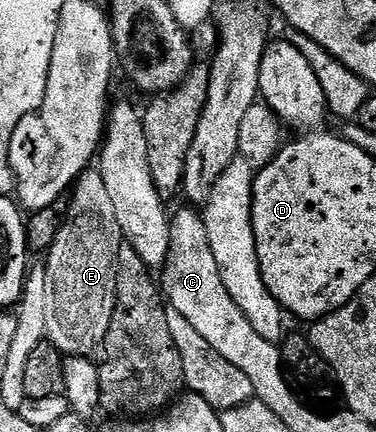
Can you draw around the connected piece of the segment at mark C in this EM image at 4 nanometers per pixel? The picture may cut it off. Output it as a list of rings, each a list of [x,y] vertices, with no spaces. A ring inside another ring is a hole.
[[[185,207],[176,214],[174,212],[170,221],[170,252],[161,269],[163,272],[160,273],[160,285],[165,299],[177,315],[192,322],[192,326],[203,335],[204,340],[212,346],[212,350],[216,350],[216,354],[220,354],[220,358],[228,358],[228,362],[232,362],[232,366],[240,366],[240,370],[244,370],[244,374],[248,374],[248,378],[252,378],[254,395],[264,402],[264,406],[274,404],[278,408],[278,384],[282,384],[286,380],[279,345],[268,342],[268,338],[260,338],[260,334],[256,334],[256,330],[252,330],[252,322],[248,322],[248,318],[244,316],[240,306],[228,292],[228,286],[224,286],[222,271],[220,266],[216,266],[218,253],[207,217],[197,207]]]

